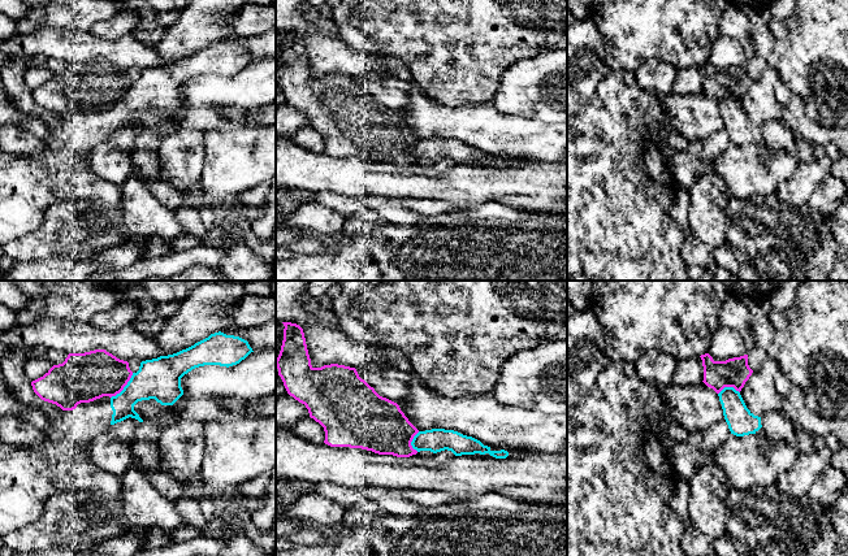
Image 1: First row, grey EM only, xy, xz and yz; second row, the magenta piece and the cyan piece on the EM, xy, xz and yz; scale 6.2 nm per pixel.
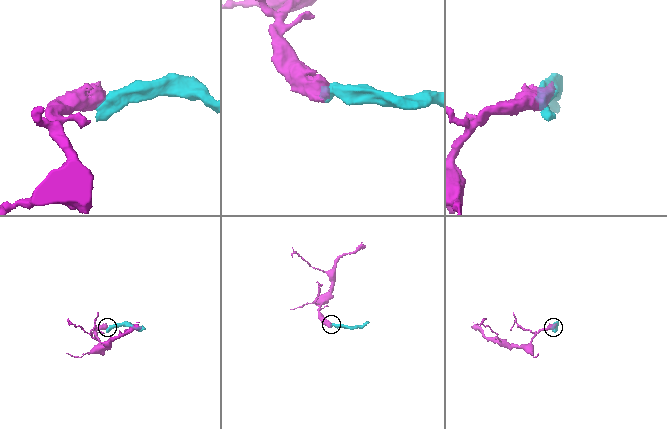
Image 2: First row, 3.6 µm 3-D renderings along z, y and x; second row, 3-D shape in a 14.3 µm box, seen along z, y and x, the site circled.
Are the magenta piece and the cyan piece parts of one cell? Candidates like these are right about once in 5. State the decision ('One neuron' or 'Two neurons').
Two neurons

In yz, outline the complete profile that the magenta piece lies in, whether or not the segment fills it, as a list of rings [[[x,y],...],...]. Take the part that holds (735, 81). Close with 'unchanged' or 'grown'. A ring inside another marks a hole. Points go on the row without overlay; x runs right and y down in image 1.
[[[766,5],[762,9],[744,6],[752,29],[750,39],[756,47],[754,56],[744,65],[714,70],[709,62],[701,64],[704,75],[704,92],[719,103],[724,96],[741,100],[753,81],[757,81],[769,66],[769,57],[774,49],[775,39],[770,30],[771,12]]] | grown

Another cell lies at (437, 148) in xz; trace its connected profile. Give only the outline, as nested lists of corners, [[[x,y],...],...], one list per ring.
[[[445,138],[419,140],[414,145],[411,155],[417,161],[431,160],[433,162],[437,162],[447,158],[451,160],[455,165],[475,162],[489,162],[496,168],[506,168],[509,165],[509,161],[505,158],[492,160],[490,156],[484,155],[480,149],[472,145],[467,145],[458,140]]]

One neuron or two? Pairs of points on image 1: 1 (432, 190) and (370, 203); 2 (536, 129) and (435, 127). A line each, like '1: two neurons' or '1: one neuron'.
1: two neurons
2: one neuron

